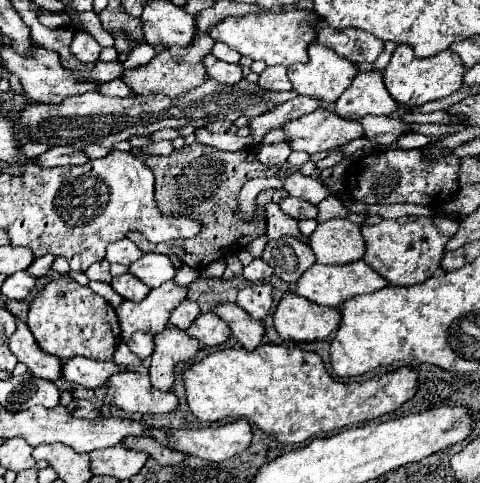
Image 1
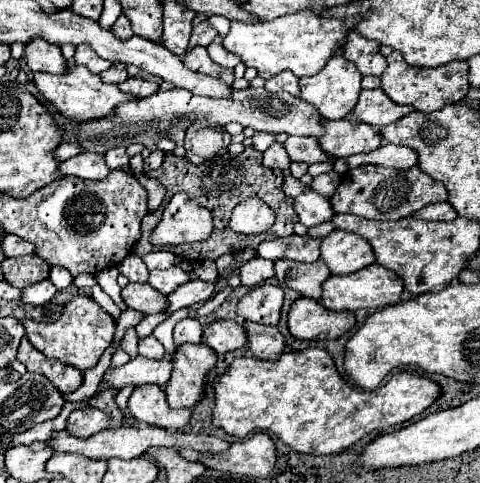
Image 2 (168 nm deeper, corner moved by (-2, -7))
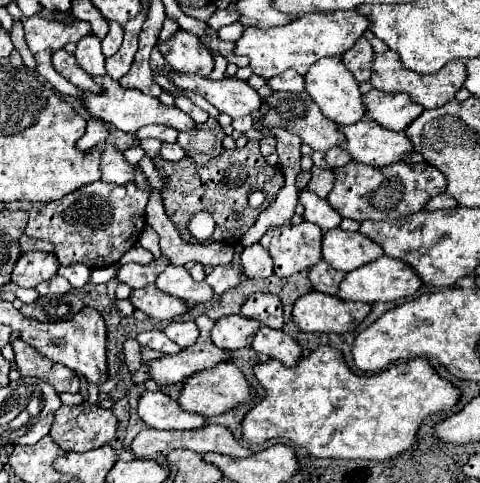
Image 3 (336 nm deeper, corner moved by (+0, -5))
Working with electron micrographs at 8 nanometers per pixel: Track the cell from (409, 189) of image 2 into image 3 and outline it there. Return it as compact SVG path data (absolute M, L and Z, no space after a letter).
M352 160L348 166L336 168L336 184L328 194L328 204L342 216L352 220L390 220L420 212L424 204L446 190L446 178L434 166L396 162L384 168L374 168Z

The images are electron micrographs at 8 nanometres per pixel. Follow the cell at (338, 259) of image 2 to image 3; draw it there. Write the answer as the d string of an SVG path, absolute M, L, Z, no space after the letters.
M328 230L322 240L322 258L336 270L352 272L382 256L382 248L360 232Z

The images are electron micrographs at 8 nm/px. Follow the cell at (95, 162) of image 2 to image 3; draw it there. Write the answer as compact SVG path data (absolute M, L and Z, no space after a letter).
M98 144L94 146L94 150L102 150L102 158L100 158L100 180L104 182L112 182L112 184L128 184L134 182L134 166L130 166L122 152L116 146L110 144Z

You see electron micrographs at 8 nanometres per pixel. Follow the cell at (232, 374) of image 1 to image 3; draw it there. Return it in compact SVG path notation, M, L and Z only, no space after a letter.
M318 346L318 348L312 350L308 356L300 356L300 358L298 358L298 364L292 366L292 368L282 366L278 360L258 362L258 364L254 366L254 376L256 376L258 384L262 386L264 396L262 396L260 402L256 402L256 404L246 412L246 416L244 416L244 420L242 420L242 442L246 442L246 444L262 444L262 442L266 442L266 440L270 440L270 438L284 438L284 440L288 440L288 442L292 442L292 444L296 444L296 446L300 446L300 448L306 448L308 454L318 456L318 458L346 458L346 460L348 460L348 458L350 458L350 460L356 460L356 458L366 458L366 460L386 460L386 458L394 458L394 456L398 456L400 452L412 448L412 444L414 444L414 440L416 440L414 434L416 434L420 422L422 422L428 414L436 414L436 412L440 412L440 410L446 410L446 408L454 406L454 404L458 402L458 398L460 398L458 388L454 388L448 380L440 378L440 376L436 374L436 370L428 364L428 360L400 362L400 364L390 366L388 370L384 370L384 372L380 372L380 374L376 374L376 376L356 376L354 372L350 372L350 368L346 366L346 362L342 360L342 352L336 350L336 348L332 348L332 346Z

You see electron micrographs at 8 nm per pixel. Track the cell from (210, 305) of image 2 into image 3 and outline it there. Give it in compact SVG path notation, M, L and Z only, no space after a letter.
M196 316L196 324L200 328L198 342L190 348L184 348L180 354L162 356L158 360L148 362L148 376L154 384L178 384L184 382L190 374L206 370L222 360L230 360L226 350L220 350L210 340L210 330L214 322L208 316Z

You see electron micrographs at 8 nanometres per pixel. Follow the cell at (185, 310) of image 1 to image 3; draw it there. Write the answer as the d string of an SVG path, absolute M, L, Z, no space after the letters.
M174 320L174 322L170 322L170 324L164 328L164 334L166 334L172 342L180 344L182 348L188 348L188 346L192 346L192 344L196 342L196 338L198 338L198 326L196 326L194 322Z

